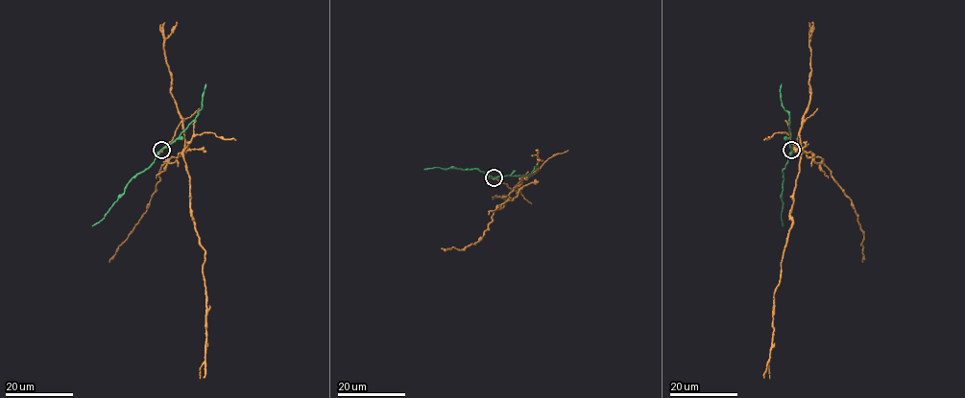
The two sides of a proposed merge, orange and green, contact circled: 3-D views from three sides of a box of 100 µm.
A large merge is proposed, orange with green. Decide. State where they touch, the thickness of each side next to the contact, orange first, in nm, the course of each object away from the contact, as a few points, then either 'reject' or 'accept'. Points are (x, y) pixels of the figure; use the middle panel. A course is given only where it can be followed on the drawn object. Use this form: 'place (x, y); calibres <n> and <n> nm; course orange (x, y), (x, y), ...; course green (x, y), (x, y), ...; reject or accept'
place (494, 177); calibres 360 and 200 nm; course orange (494, 178), (514, 189), (522, 182), (523, 176), (526, 178), (538, 170), (535, 167), (538, 156), (532, 156); course green (493, 177), (477, 169), (423, 169); reject

